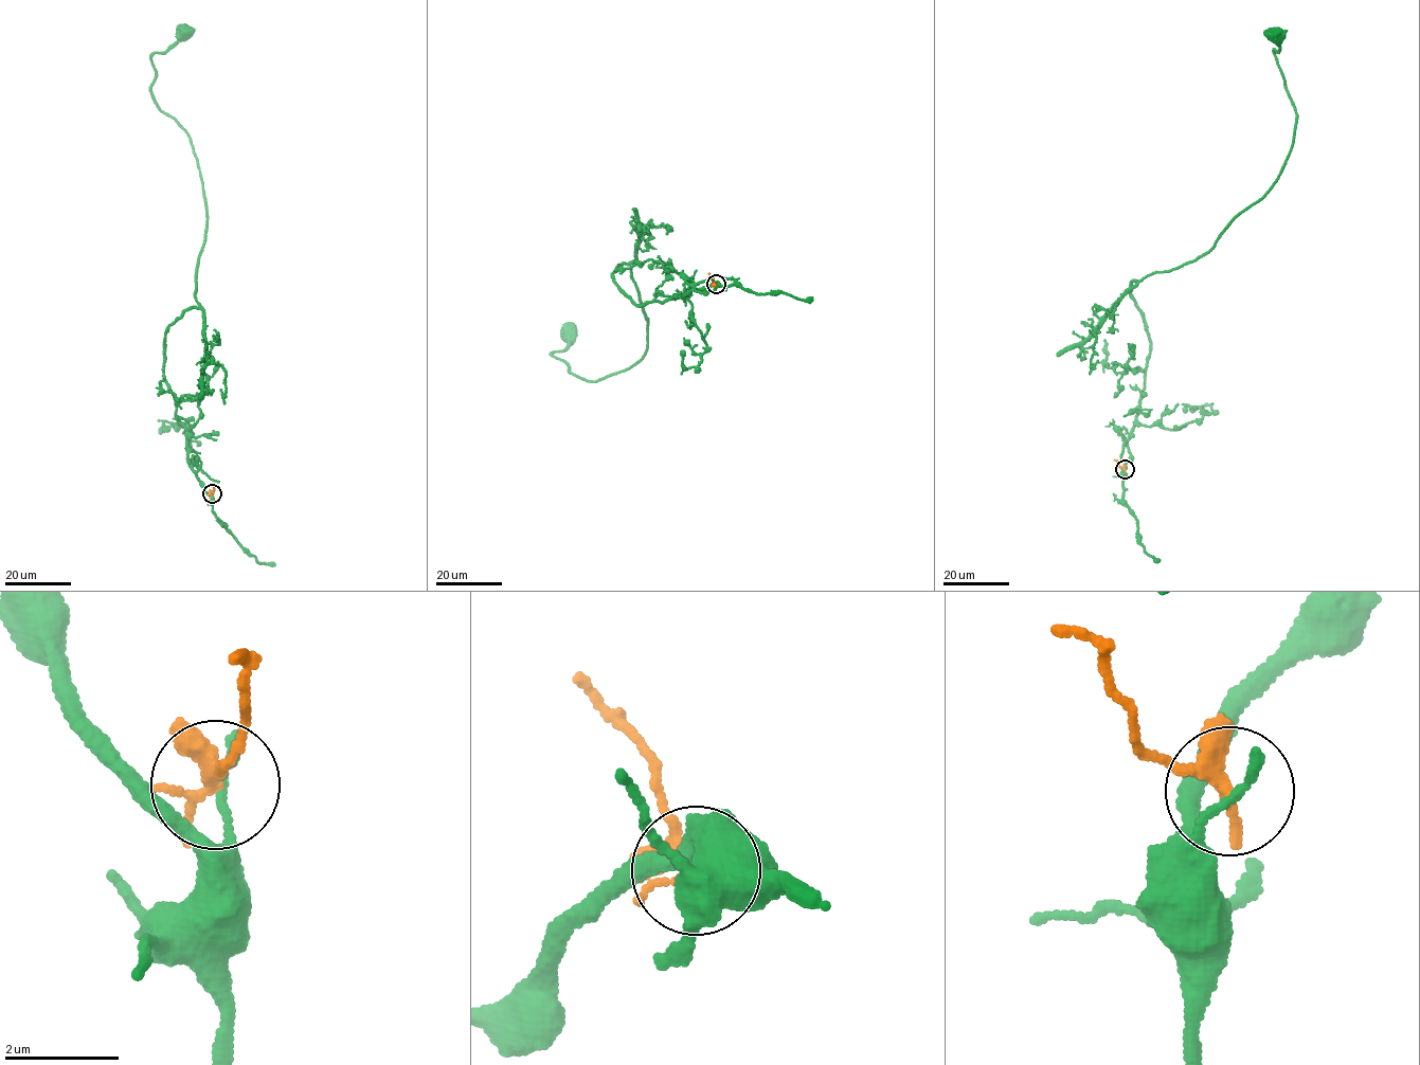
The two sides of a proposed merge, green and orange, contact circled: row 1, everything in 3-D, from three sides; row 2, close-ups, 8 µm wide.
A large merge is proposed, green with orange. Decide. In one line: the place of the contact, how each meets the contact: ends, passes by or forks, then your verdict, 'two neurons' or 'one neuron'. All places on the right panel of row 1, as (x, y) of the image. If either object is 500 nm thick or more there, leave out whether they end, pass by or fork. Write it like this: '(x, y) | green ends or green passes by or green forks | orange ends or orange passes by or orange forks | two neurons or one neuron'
(1125, 469) | green ends | orange forks | two neurons

